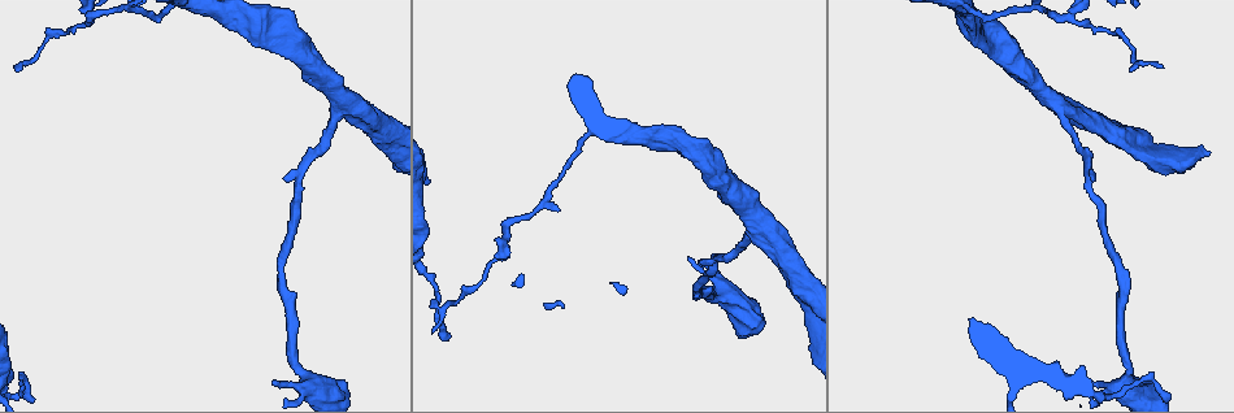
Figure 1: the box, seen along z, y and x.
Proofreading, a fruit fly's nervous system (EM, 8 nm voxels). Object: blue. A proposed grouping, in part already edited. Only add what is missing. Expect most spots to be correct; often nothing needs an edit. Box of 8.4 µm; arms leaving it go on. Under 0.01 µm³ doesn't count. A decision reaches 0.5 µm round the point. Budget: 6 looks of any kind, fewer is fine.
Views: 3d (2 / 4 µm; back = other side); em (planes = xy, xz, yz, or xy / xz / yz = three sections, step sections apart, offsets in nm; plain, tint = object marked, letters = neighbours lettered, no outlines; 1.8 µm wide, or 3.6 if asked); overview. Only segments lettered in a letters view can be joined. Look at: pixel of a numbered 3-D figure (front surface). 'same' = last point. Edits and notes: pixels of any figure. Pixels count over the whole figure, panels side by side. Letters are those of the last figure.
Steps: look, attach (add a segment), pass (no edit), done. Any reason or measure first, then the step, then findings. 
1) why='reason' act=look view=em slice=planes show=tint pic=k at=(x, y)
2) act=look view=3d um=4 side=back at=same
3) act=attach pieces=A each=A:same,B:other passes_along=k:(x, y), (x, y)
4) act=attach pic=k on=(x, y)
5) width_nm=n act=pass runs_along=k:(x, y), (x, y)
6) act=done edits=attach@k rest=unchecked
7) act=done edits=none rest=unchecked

why='abrupt turn' act=look view=3d um=2 pic=1 at=(769, 228)

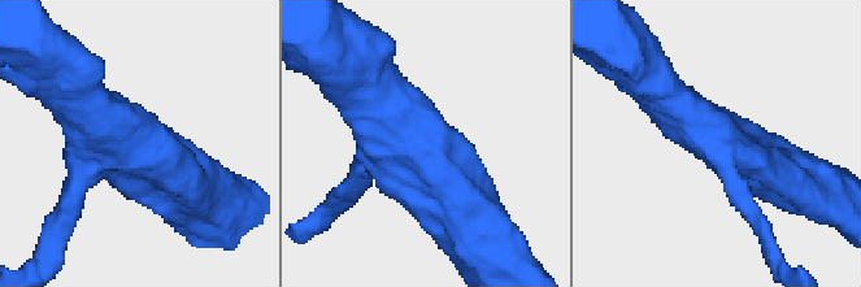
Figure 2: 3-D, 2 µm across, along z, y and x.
why='now the EM' act=look view=em um=3.6 slice=yz step=8 show=letters pic=2 at=(720, 141)

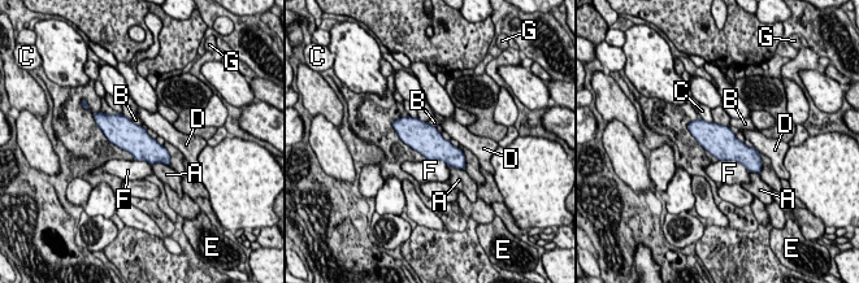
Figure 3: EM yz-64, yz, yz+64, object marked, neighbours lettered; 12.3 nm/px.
width_nm=360 act=pass each=A:other,B:other,C:other,D:other,E:other,F:other,G:other border=3:(717, 160), (736, 160), (750, 172) found='no lettered segment goes on from it'

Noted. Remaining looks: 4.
act=look view=3d um=4 side=back pic=1 at=(978, 48)

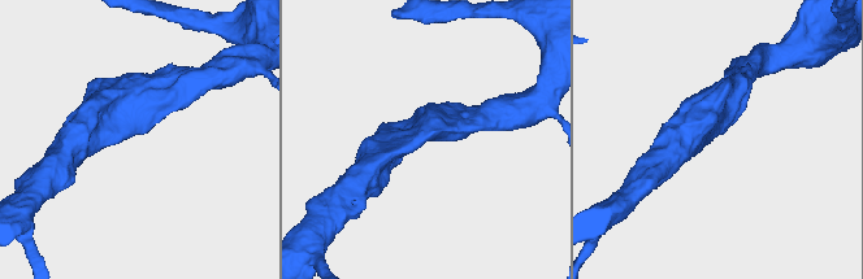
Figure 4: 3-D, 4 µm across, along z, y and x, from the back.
act=look view=em slice=planes show=letters pic=4 at=(716, 135)

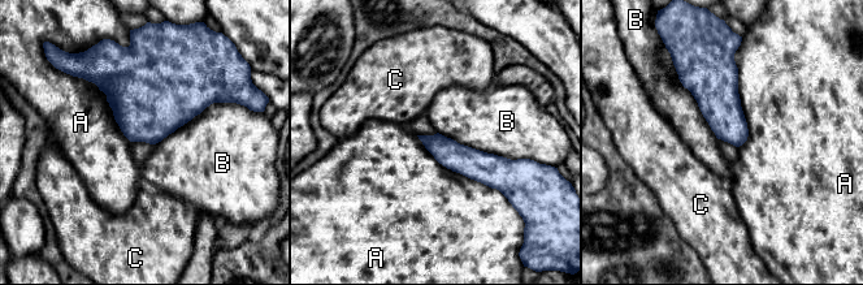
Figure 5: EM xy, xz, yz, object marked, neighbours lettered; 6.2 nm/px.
act=pass each=A:other,B:other,C:other border=5:(437, 132), (488, 152), (524, 159) found='no lettered segment goes on from it'

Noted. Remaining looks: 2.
why='calibre changes' act=look view=em slice=planes show=letters pic=1 at=(314, 389)

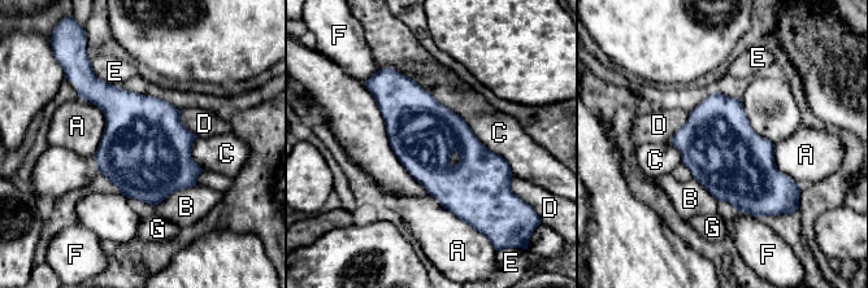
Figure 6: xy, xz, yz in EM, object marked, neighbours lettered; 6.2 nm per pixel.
act=pass each=A:other,B:other,C:other,D:other,E:other,F:other,G:other border=6:(365, 86), (399, 162), (471, 226) found='no lettered segment goes on from it'

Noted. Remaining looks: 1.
act=done edits=none rest=unchecked

